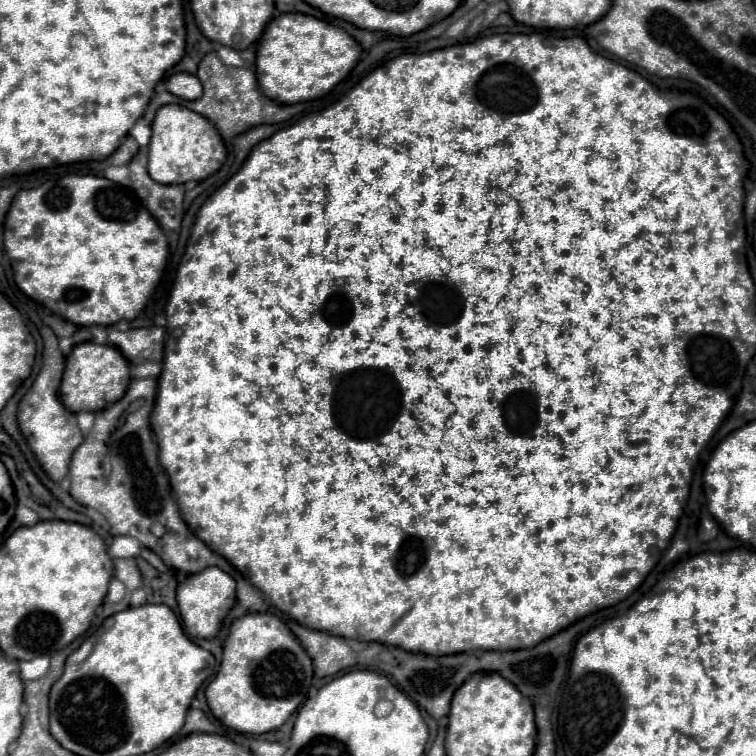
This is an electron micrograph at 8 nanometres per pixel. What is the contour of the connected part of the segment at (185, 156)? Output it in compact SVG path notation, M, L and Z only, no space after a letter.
M181 104L161 106L151 128L153 136L149 142L148 172L159 184L183 184L189 180L205 180L207 176L217 172L225 162L227 150L215 126L201 114Z

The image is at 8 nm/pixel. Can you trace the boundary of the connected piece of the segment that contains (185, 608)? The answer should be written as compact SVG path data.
M209 566L197 574L191 574L177 586L177 604L179 614L185 626L185 632L193 638L213 638L221 630L225 614L235 604L235 580L217 566Z

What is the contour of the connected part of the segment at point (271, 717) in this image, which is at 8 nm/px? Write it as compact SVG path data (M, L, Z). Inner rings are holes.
M253 612L233 620L217 676L205 696L213 716L227 728L243 734L265 734L277 730L305 702L311 686L311 658L275 614Z

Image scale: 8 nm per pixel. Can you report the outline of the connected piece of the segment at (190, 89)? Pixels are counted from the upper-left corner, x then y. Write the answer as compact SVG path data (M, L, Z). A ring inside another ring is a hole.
M179 72L165 80L165 86L171 94L183 98L183 100L197 100L203 94L203 86L195 74Z

